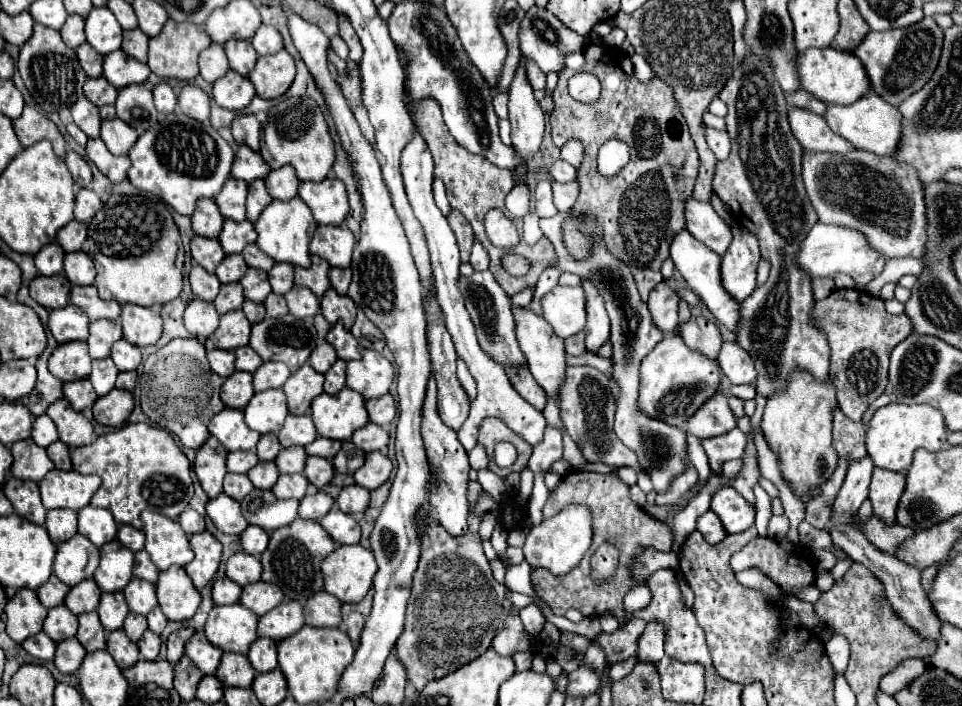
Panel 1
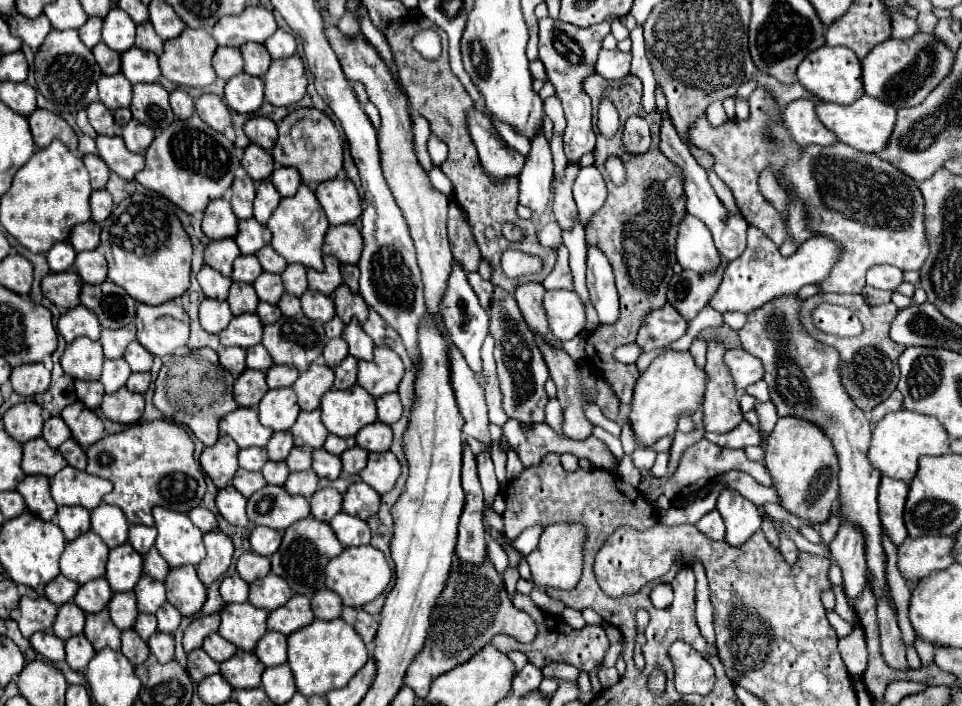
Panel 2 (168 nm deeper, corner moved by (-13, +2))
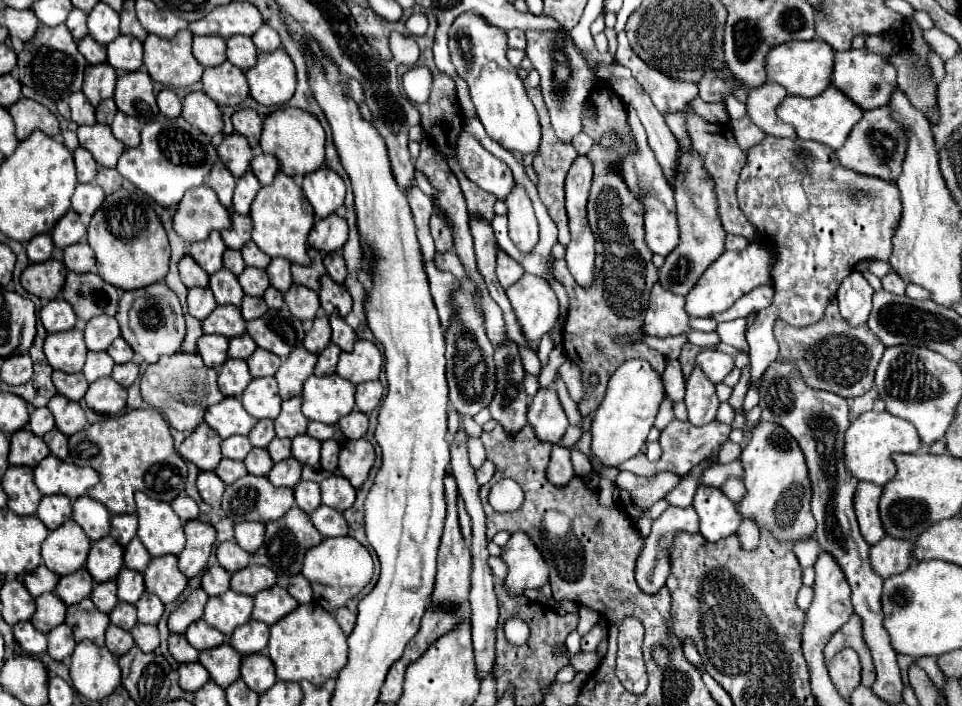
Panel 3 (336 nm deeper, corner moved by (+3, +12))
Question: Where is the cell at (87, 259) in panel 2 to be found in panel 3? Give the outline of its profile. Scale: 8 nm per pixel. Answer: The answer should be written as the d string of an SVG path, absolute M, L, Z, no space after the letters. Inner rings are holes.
M80 241L80 243L74 243L70 247L64 249L64 265L70 269L70 271L76 271L76 273L88 273L94 269L96 265L96 257L94 257L94 251L90 249L88 241Z

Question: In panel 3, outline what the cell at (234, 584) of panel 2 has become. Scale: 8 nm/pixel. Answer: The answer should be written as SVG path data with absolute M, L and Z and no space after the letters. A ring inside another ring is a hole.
M212 565L204 571L202 575L202 589L214 597L214 595L222 595L224 591L228 591L230 587L230 573L224 571L224 567L220 565Z

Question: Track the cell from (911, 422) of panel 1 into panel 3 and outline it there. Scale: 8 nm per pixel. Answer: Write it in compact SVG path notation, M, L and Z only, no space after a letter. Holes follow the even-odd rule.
M888 411L862 413L848 429L844 437L844 465L848 473L852 473L858 481L868 481L876 485L884 485L894 479L896 465L892 463L894 453L916 453L922 447L920 437L912 423L888 415Z

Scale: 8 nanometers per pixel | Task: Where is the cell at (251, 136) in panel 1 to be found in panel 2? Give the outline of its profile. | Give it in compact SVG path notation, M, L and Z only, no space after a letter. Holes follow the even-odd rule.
M252 117L252 119L248 119L246 125L244 125L244 133L248 135L248 139L252 143L258 143L266 151L272 151L274 143L276 143L276 137L278 137L276 125L268 117Z

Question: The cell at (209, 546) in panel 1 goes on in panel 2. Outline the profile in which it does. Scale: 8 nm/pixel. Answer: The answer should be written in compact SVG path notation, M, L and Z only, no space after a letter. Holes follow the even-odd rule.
M210 531L204 533L204 545L206 545L206 559L198 565L198 577L204 585L212 585L216 579L220 579L230 563L234 545L230 537L226 537L222 531Z

